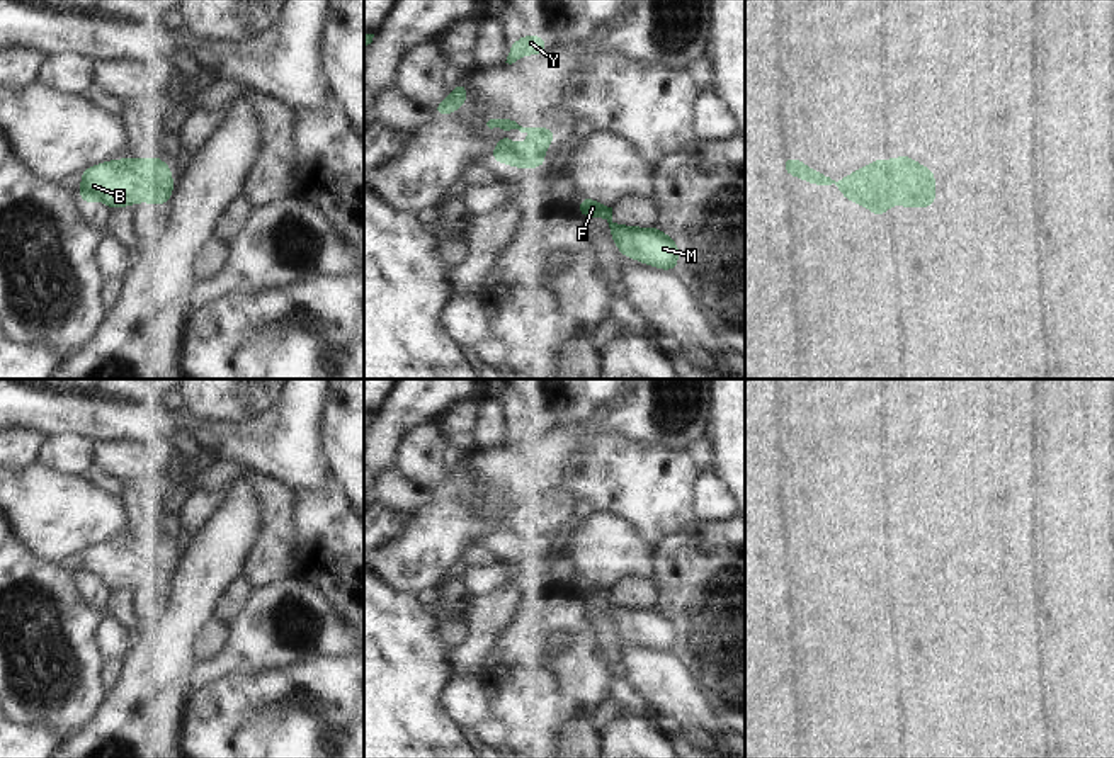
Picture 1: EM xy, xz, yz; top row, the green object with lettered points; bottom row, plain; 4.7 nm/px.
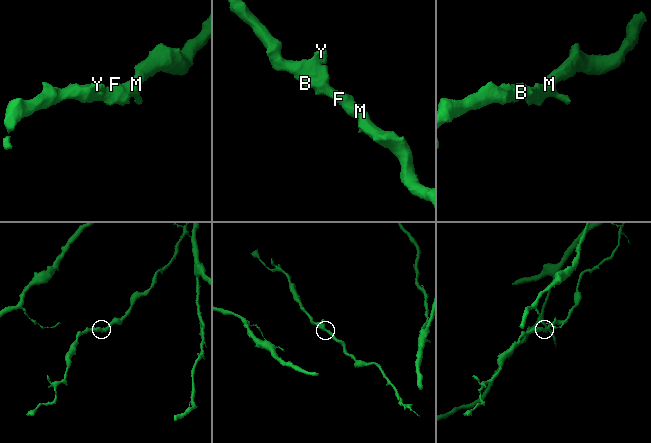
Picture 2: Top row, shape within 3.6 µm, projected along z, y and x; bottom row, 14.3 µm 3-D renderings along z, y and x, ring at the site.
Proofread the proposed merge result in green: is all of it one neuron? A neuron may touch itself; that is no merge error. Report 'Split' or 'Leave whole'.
Leave whole.

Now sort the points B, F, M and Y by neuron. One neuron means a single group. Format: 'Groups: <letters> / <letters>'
Groups: B F M Y.

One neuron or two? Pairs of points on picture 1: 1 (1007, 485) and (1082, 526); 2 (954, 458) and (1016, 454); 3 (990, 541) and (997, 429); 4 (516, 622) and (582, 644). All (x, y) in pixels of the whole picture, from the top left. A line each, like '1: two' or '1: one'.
1: one
2: two
3: two
4: one

